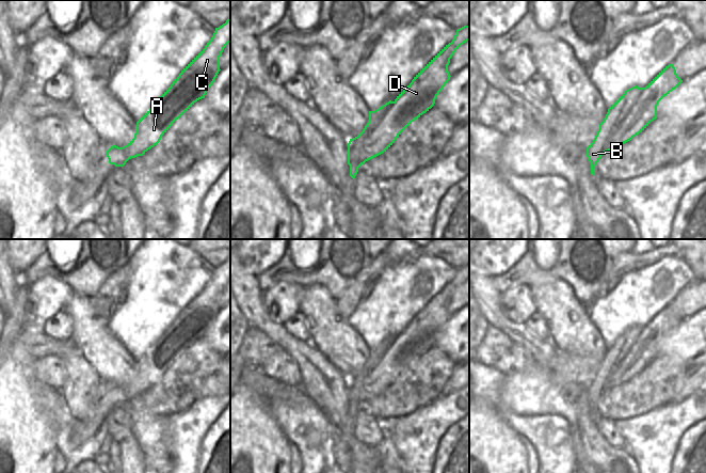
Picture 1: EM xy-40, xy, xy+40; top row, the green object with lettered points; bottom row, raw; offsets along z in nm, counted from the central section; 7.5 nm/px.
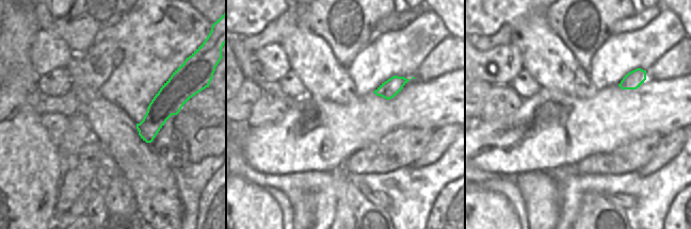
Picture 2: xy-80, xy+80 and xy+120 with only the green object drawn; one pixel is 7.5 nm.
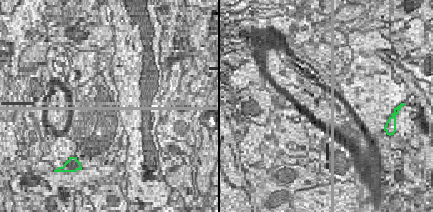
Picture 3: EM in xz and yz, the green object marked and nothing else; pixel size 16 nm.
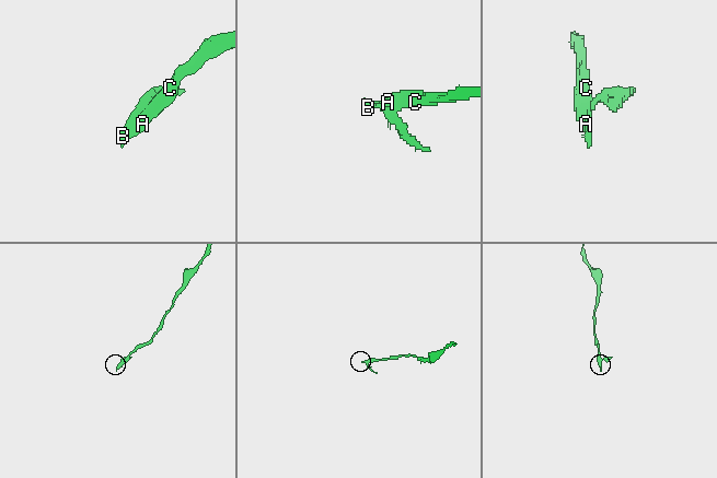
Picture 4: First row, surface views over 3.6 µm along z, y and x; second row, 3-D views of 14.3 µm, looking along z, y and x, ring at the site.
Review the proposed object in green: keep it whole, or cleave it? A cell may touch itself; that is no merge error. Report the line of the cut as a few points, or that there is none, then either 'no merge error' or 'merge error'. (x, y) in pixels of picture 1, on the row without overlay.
cut xy+40 (644, 327), (625, 358), (608, 377), (604, 392); merge error

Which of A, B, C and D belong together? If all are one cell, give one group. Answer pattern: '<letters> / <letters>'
A C D / B

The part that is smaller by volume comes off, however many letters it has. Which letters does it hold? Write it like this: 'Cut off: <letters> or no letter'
Cut off: B

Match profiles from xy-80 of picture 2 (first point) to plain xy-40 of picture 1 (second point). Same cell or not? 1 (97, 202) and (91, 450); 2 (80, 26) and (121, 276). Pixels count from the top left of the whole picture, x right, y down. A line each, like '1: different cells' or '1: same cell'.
1: different cells
2: different cells

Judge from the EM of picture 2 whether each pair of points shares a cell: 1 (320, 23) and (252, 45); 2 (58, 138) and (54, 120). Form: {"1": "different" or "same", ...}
{"1": "same", "2": "same"}

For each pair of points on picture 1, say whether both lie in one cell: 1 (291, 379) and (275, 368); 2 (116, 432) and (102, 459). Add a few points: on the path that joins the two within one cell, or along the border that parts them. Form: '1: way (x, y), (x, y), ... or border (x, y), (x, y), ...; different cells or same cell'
1: way (287, 375), (279, 368); same cell
2: border (102, 423), (111, 439); different cells

